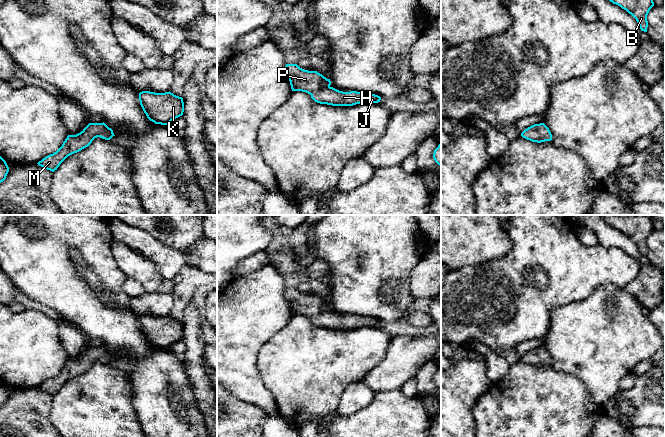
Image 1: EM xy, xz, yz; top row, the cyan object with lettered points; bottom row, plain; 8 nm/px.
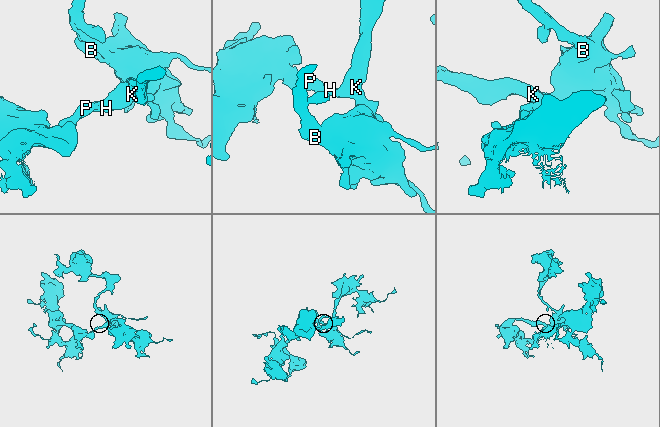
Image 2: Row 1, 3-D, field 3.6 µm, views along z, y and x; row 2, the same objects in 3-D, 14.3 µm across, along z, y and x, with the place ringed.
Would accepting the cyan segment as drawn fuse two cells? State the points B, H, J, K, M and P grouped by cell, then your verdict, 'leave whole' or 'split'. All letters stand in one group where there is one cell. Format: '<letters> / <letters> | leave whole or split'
B H J K M P | leave whole

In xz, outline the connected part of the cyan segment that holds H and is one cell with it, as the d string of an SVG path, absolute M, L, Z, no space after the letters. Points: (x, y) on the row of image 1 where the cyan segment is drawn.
M286 64L285 74L288 77L292 91L302 91L320 104L332 106L353 106L360 103L378 103L381 97L365 92L343 92L331 87L327 79L317 71L308 71L297 64Z

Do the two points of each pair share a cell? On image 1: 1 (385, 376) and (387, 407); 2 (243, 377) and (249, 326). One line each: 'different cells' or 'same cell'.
1: different cells
2: same cell

